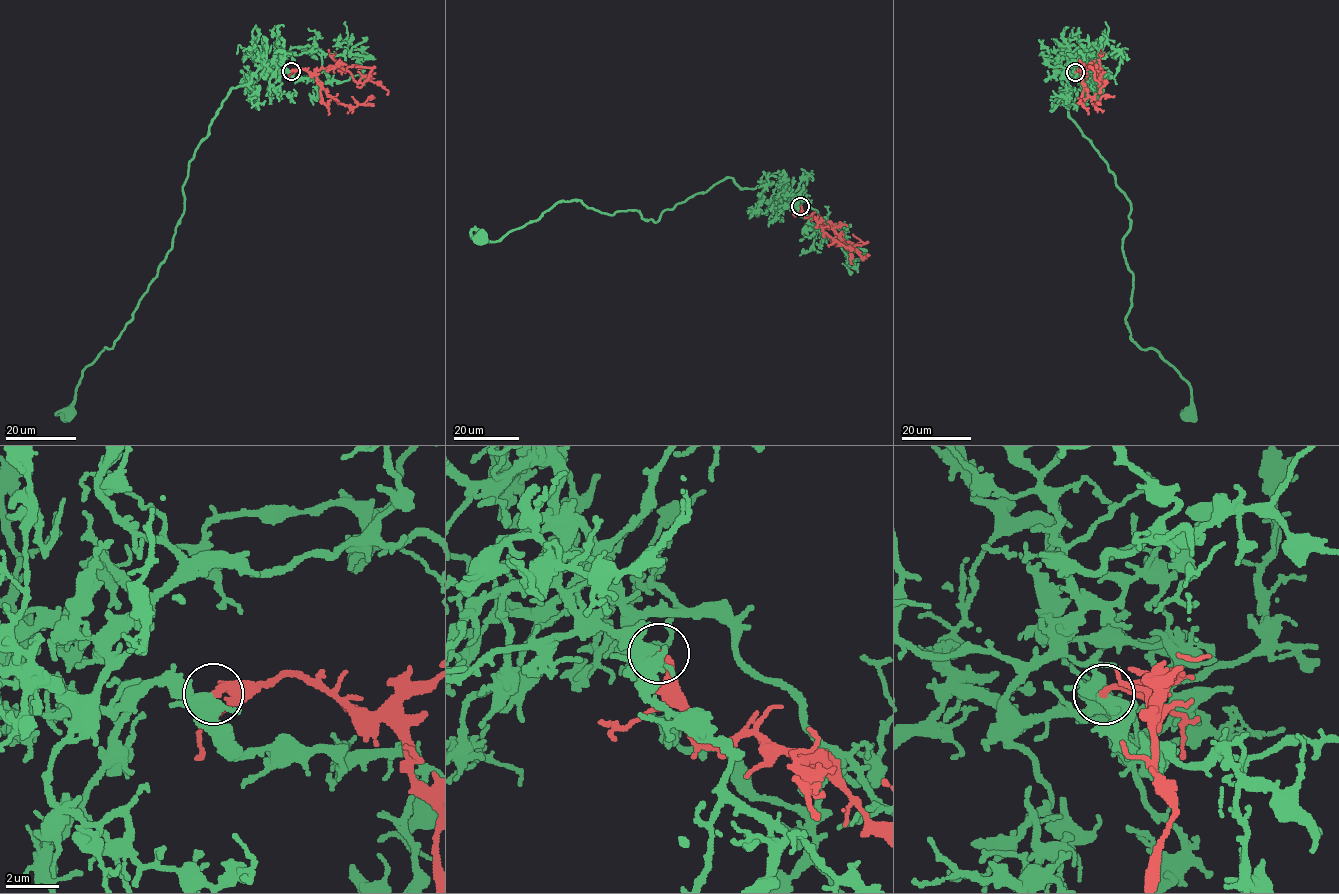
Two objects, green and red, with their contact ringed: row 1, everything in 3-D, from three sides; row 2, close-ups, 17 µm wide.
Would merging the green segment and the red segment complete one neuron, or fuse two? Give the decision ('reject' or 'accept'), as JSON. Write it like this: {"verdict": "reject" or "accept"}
{"verdict": "accept"}

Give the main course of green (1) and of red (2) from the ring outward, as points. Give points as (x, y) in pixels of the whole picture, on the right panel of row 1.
1: (1076, 72), (1057, 71), (1076, 92), (1069, 118), (1131, 208), (1127, 328), (1188, 383), (1188, 414)
2: (1076, 72), (1085, 69), (1081, 73), (1093, 66), (1099, 81), (1095, 79), (1094, 71), (1087, 67)

